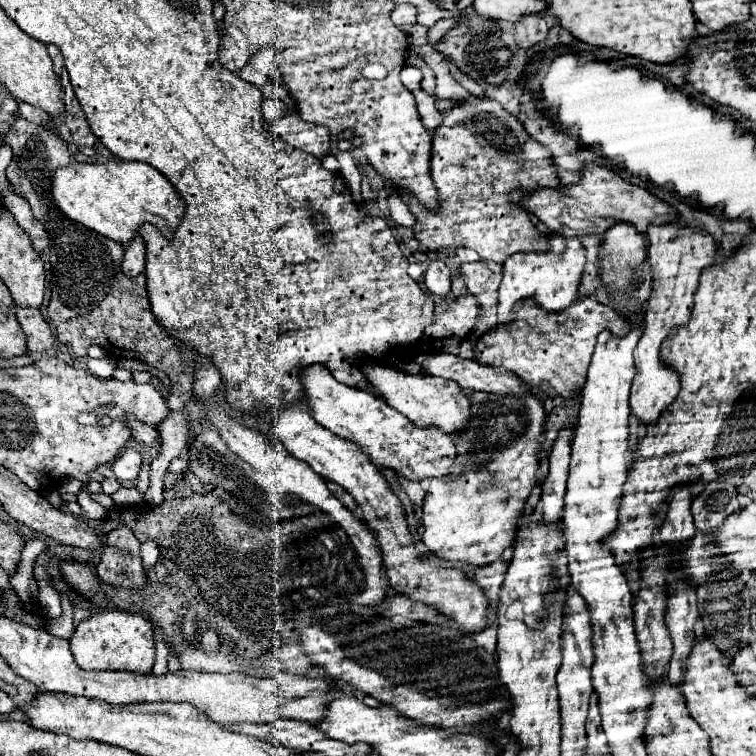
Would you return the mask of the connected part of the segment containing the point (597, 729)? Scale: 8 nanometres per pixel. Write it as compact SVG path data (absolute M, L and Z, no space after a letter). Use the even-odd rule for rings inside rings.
M595 692L591 694L589 702L589 716L587 716L587 748L595 754L605 754L607 752L607 738L603 736L601 730L601 716L599 716L599 704L597 704Z

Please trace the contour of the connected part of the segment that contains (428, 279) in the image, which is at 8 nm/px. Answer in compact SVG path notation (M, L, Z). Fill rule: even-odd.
M431 260L425 272L425 286L429 288L429 292L439 294L439 296L447 296L451 290L451 272L445 266L443 260Z

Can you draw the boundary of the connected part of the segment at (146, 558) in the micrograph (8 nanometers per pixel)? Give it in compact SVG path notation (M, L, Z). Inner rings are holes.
M153 540L141 542L141 558L143 558L143 570L145 570L145 572L153 570L153 566L155 566L157 560L159 560L157 542L153 542Z

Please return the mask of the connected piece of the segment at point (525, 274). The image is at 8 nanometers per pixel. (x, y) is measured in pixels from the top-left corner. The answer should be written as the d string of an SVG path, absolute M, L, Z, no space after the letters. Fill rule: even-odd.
M547 234L547 252L521 252L509 256L503 264L503 280L499 286L499 322L509 322L509 312L517 300L533 296L545 310L563 310L577 300L577 286L585 266L585 248L579 238Z

